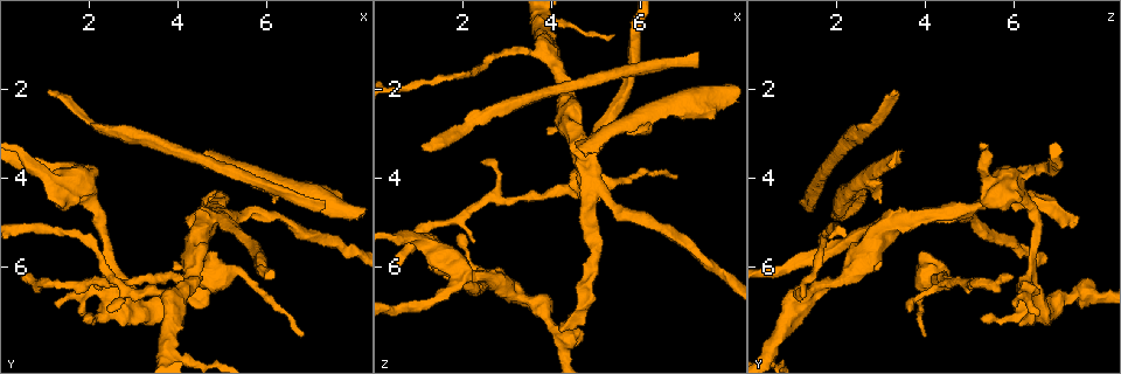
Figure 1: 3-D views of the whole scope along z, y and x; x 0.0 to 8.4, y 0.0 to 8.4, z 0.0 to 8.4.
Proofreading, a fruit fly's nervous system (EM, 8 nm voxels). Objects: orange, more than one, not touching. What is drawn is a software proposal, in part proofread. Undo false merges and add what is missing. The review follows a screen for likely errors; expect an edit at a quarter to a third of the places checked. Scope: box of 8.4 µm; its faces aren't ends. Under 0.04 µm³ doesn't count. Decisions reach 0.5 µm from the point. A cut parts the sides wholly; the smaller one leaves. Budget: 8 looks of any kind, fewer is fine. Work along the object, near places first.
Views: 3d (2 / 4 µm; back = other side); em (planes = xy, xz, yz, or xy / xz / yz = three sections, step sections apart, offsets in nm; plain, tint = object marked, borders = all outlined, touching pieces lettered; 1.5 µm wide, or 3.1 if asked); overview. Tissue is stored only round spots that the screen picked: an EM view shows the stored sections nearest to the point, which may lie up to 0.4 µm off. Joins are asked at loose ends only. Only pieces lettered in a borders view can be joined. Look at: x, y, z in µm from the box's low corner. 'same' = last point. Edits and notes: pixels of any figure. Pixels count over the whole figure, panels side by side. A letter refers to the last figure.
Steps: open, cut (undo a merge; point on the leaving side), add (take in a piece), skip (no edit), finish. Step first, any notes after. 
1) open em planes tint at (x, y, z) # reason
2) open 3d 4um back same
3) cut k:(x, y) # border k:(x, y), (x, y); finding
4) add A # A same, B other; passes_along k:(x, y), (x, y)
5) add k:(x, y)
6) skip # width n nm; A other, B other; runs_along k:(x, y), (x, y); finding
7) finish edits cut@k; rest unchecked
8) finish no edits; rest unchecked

open 3d 4um at (2.40, 6.95, 3.60) # thin end

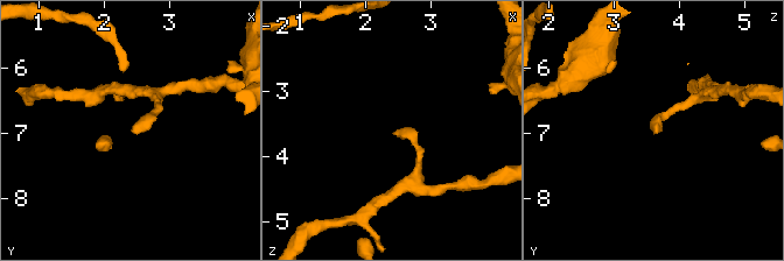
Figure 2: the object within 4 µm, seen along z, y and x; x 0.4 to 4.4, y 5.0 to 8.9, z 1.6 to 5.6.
open em xy step 4 borders at (2.40, 6.95, 3.65)

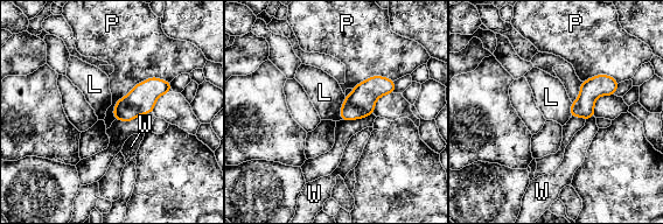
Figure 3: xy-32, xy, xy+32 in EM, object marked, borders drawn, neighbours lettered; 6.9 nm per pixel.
open em planes borders same # cut it another way

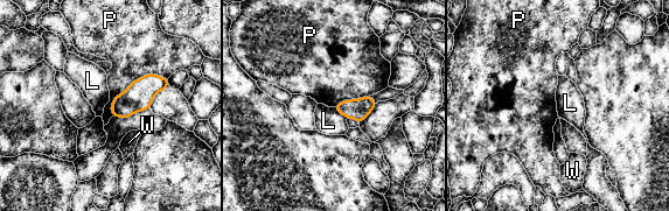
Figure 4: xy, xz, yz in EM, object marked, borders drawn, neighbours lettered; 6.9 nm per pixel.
skip # L other, P other, W other; border 4:(334, 107), (347, 118); none of them fits

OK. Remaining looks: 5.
open 3d 4um at (1.80, 3.95, 6.05) # a fork

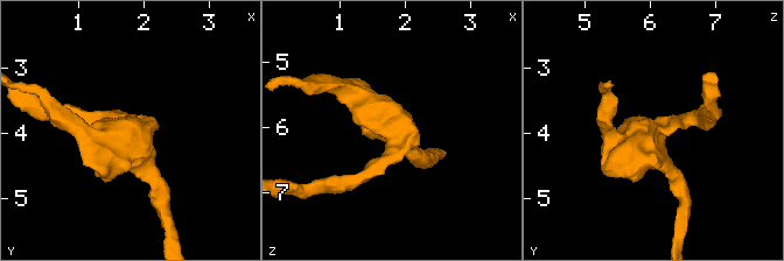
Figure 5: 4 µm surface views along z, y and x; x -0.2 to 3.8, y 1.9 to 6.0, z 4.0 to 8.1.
open em yz step 4 tint at (1.80, 3.95, 6.10) # shape alone is not enough

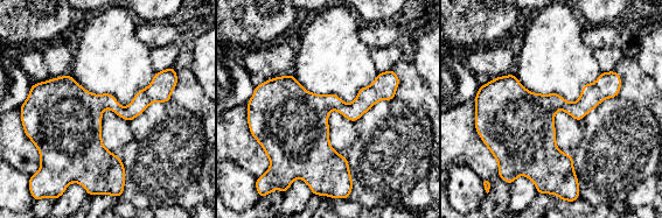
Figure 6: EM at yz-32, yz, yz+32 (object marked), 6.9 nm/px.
open em planes borders same

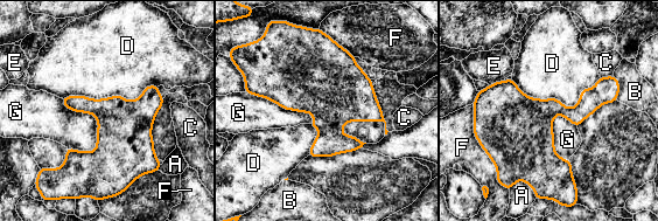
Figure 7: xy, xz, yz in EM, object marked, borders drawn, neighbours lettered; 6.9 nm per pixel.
skip # A other, B other, C other, D other, E other, F other, G other; border 7:(61, 98), (97, 119), (93, 151); all the same cell

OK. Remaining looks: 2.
open em yz step 8 tint at (0.60, 6.30, 6.00) # free end

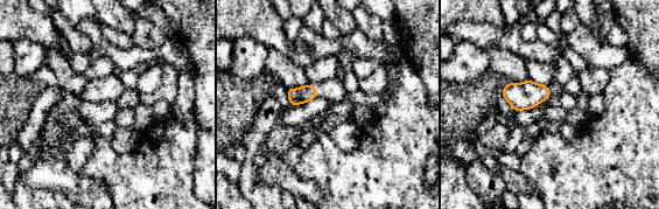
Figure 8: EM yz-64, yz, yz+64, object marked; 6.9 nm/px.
open em planes borders same # cut it another way

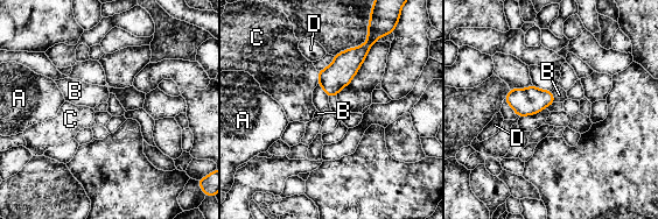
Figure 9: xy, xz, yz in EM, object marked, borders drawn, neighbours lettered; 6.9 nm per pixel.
add B # A other, B same, C other, D other; the cell continues

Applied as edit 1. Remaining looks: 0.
finish edits add@9; rest unchecked

